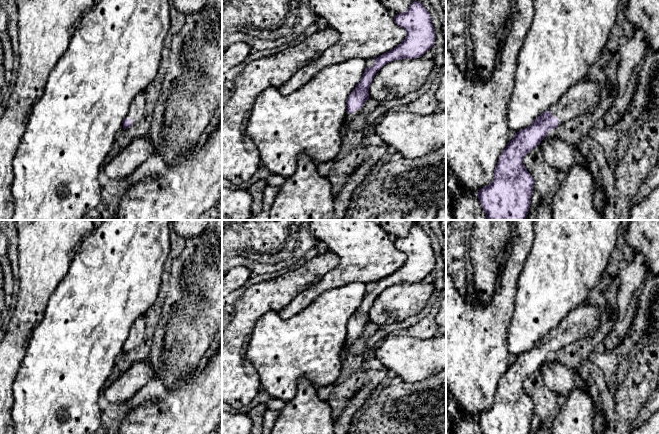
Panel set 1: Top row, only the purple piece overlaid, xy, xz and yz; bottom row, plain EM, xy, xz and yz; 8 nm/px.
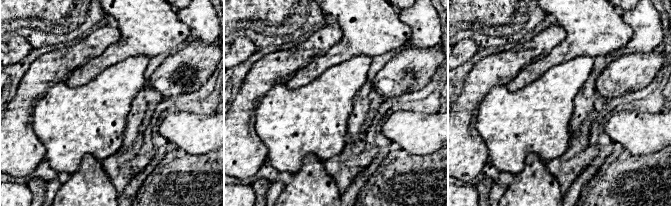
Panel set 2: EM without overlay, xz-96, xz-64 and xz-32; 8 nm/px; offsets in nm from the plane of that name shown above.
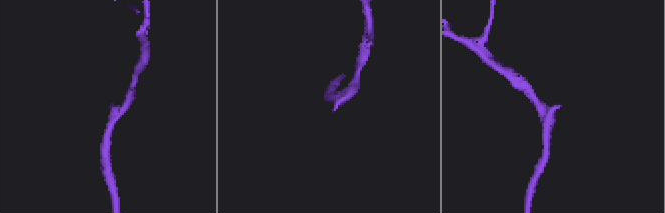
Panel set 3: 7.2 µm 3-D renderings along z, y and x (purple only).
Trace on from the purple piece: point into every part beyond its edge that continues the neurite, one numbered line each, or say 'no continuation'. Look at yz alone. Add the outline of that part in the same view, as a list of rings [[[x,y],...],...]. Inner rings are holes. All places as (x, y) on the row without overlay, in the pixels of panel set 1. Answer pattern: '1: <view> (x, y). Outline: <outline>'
1: yz (581, 322). Outline: [[[583,304],[572,310],[549,335],[559,344],[559,349],[588,337],[599,329],[603,316],[596,305]]]

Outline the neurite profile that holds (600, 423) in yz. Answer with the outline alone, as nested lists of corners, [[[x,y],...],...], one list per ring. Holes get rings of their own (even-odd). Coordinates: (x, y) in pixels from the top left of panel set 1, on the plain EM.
[[[596,409],[595,431],[597,434],[605,434],[606,422],[606,418],[601,415]]]

